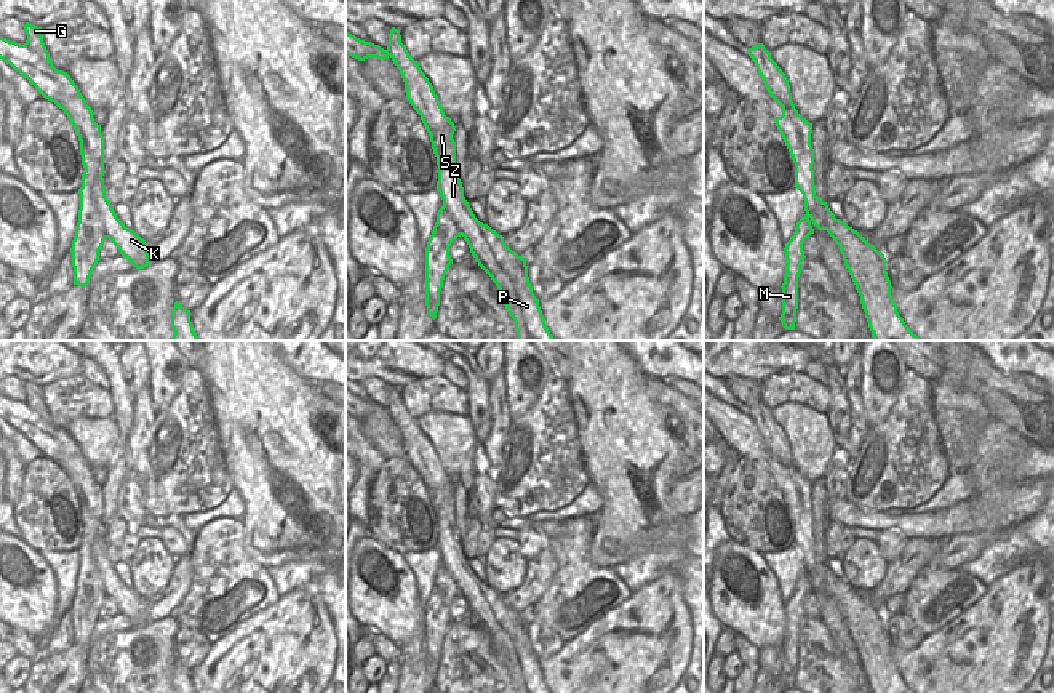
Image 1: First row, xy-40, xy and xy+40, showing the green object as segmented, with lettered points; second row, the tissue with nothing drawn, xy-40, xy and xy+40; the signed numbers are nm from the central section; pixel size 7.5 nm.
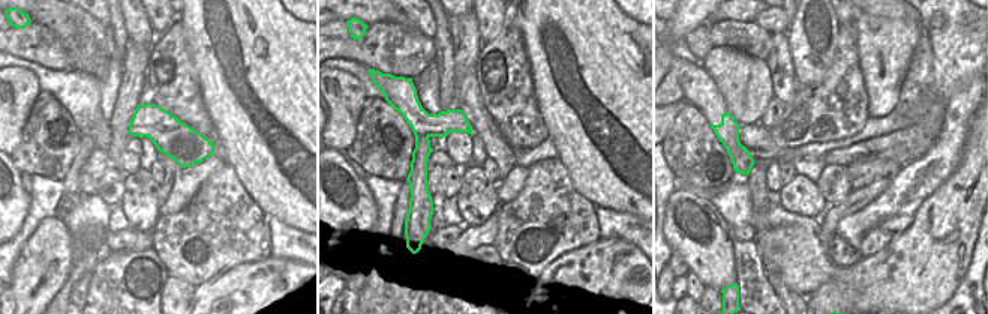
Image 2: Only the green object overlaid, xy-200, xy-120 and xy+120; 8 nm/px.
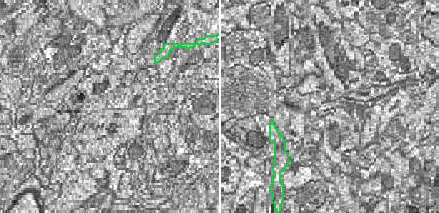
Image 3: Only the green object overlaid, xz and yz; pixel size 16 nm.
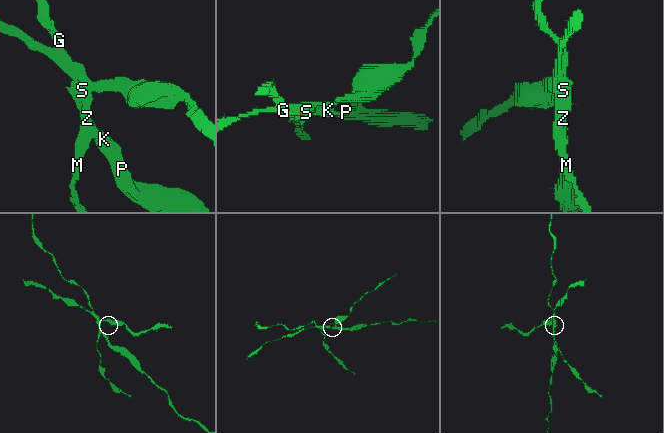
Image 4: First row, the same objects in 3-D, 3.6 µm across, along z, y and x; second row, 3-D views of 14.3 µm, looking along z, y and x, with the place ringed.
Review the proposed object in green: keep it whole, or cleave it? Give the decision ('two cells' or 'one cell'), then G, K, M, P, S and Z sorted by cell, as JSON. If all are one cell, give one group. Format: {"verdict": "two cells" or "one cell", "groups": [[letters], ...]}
{"verdict": "two cells", "groups": [["G", "K", "P", "S", "Z"], ["M"]]}

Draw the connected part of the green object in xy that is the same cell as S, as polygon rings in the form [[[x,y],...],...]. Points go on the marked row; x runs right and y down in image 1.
[[[392,27],[389,34],[387,51],[401,74],[406,90],[406,99],[421,115],[421,120],[430,136],[432,149],[438,165],[437,190],[440,192],[443,206],[451,213],[453,219],[456,221],[459,232],[467,242],[470,253],[478,262],[478,266],[491,277],[491,280],[501,291],[501,296],[504,298],[504,306],[515,322],[517,341],[555,341],[549,328],[545,326],[545,318],[539,307],[539,299],[533,293],[533,286],[528,277],[526,258],[521,258],[515,251],[512,251],[504,243],[502,235],[493,230],[488,224],[480,222],[475,218],[469,202],[465,200],[464,187],[456,171],[456,142],[453,139],[453,126],[445,118],[443,107],[433,91],[432,83],[421,70],[417,61],[409,56],[406,46],[401,43],[400,30],[395,27]]]

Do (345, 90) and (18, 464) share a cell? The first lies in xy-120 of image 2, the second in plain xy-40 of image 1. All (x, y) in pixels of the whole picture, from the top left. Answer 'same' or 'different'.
same

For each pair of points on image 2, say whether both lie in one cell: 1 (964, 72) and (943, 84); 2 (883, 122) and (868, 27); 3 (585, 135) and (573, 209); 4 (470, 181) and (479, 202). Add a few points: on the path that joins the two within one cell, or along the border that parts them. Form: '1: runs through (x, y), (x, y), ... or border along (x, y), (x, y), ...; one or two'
1: runs through (960, 74), (948, 80); one
2: border along (889, 113), (880, 117), (870, 117); two
3: border along (558, 160), (574, 188), (594, 206); two
4: runs through (474, 185), (477, 197); one

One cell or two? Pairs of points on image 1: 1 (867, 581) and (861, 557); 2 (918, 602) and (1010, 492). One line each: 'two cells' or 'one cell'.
1: one cell
2: two cells

